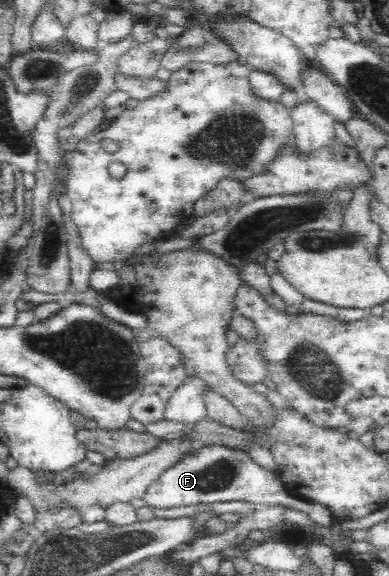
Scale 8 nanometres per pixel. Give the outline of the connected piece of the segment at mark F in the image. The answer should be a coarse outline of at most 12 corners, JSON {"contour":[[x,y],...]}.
{"contour":[[249,448],[190,449],[148,484],[159,509],[222,501],[290,505],[328,527]]}

